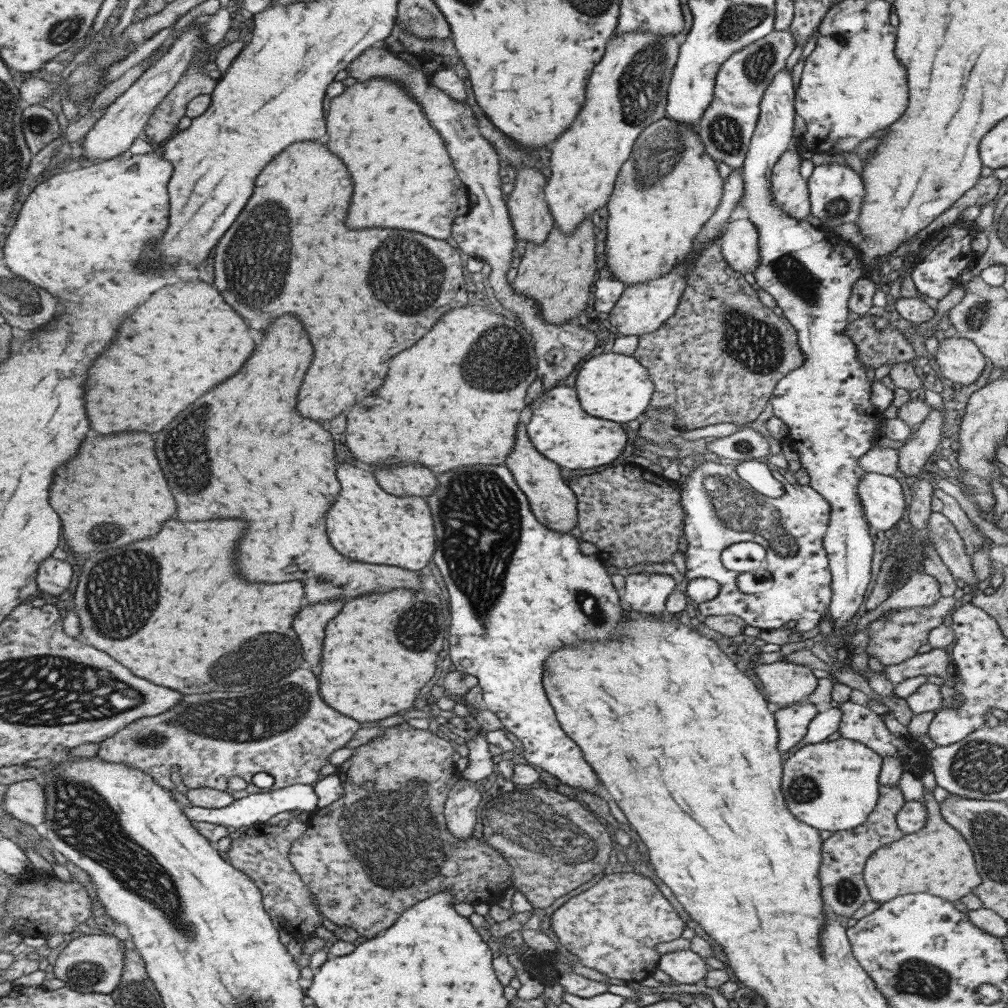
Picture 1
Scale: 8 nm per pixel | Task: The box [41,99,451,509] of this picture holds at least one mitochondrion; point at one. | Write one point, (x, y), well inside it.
(264, 238)

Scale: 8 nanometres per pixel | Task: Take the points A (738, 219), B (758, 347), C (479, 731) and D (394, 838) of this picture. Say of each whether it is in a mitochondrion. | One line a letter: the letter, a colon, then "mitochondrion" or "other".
A: other
B: mitochondrion
C: other
D: mitochondrion

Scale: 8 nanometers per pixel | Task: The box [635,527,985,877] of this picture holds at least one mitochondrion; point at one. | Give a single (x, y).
(803, 790)

